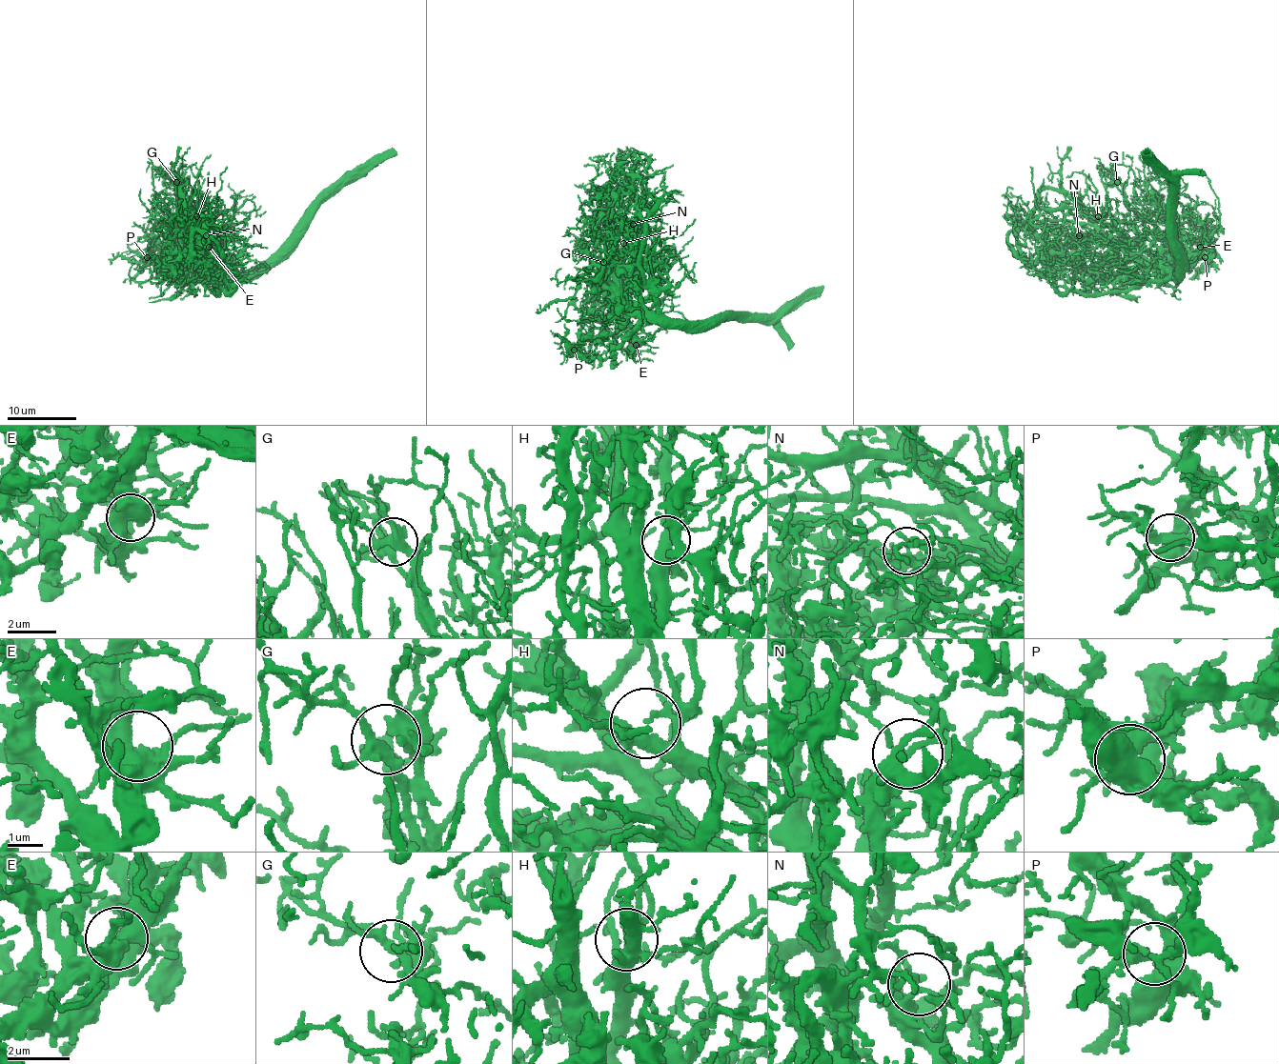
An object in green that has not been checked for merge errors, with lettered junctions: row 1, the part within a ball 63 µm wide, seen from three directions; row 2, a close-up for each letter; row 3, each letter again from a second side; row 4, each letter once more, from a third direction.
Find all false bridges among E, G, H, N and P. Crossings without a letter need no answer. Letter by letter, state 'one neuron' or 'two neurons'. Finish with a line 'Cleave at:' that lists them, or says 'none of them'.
E: one neuron
G: one neuron
H: one neuron
N: one neuron
P: one neuron
Cleave at: none of them

